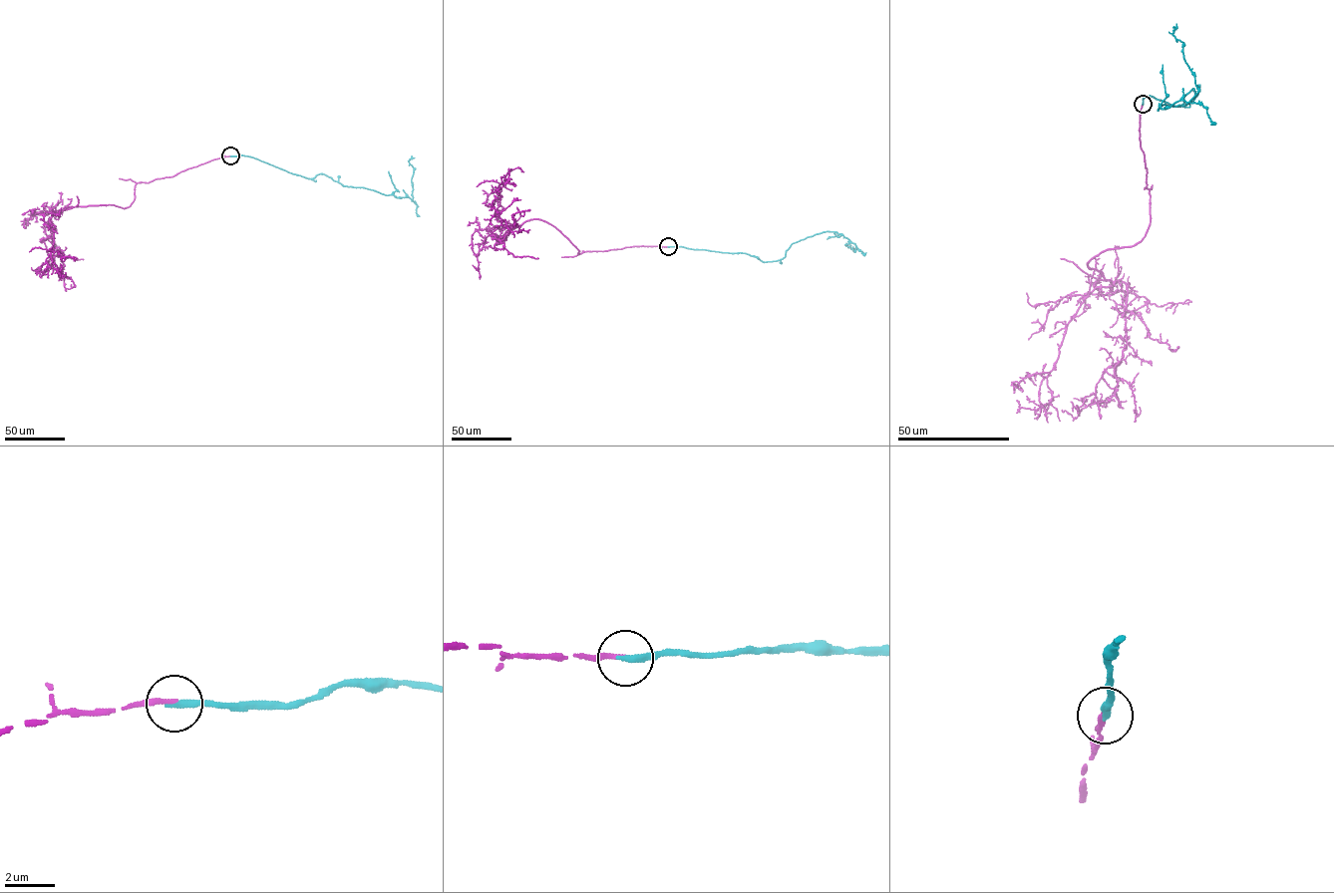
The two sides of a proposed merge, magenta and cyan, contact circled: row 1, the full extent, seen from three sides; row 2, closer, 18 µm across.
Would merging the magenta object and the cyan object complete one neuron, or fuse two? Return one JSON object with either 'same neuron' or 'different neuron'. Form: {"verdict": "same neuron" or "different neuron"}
{"verdict": "same neuron"}

